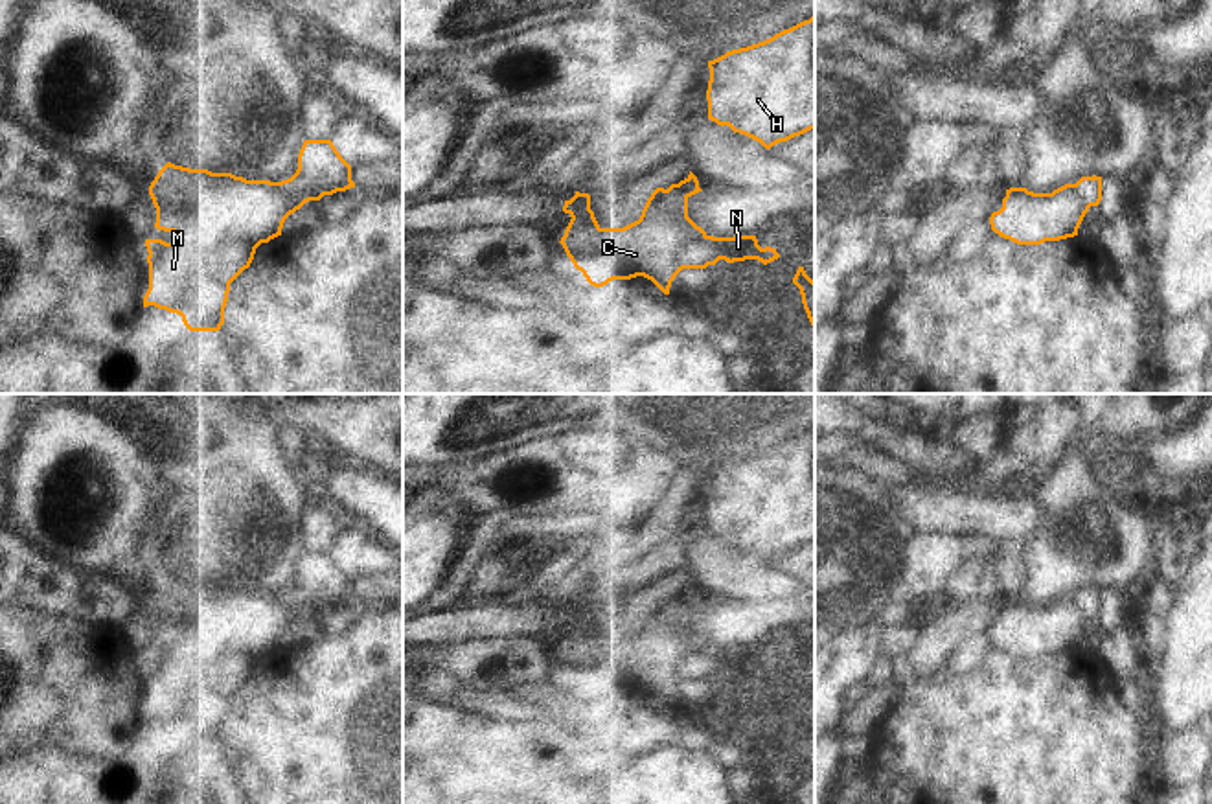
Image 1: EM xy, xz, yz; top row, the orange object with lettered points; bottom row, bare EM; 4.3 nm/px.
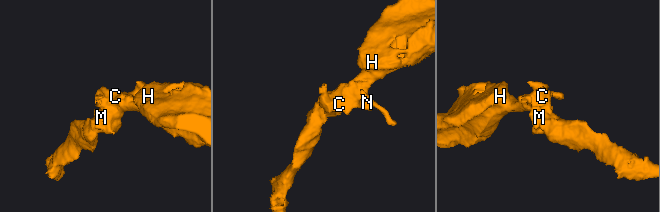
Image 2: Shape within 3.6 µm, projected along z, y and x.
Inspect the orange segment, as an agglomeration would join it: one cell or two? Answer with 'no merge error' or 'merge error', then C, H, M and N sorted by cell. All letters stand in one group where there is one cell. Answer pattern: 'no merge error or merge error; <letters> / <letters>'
merge error; C H M / N

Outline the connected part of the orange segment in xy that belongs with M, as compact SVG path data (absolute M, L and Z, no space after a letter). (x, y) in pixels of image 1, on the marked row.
M171 162L158 171L149 195L156 208L154 228L175 232L178 241L145 239L149 289L143 307L154 305L180 315L189 331L221 329L230 283L250 267L256 248L281 235L285 219L305 204L270 180L246 180Z

